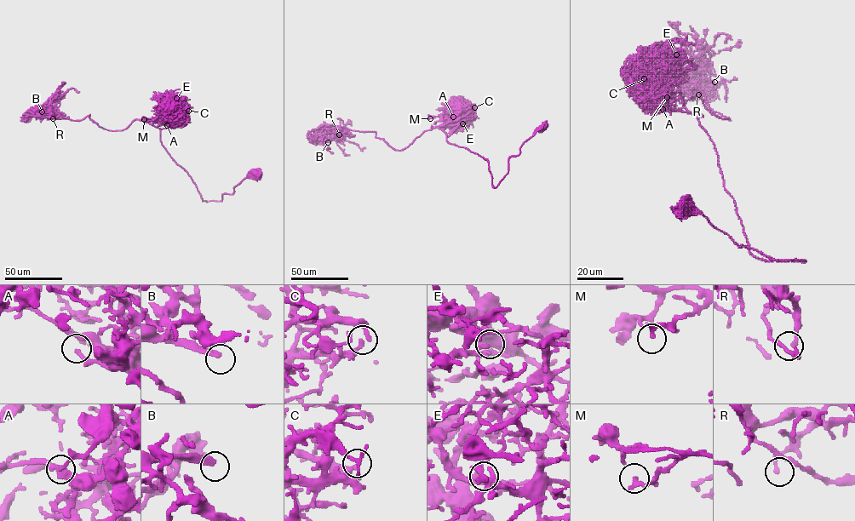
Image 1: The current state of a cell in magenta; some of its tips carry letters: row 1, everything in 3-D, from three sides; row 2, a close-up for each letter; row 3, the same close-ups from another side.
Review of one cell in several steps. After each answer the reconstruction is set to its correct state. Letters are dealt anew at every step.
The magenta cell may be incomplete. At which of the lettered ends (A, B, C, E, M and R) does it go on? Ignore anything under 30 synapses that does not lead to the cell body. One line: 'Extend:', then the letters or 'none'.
Extend: B

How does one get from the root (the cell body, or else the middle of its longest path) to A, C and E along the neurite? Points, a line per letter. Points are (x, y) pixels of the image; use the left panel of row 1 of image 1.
A: (255, 173), (221, 200), (203, 201), (152, 120), (163, 119), (167, 125)
C: (255, 173), (221, 200), (203, 201), (160, 140), (160, 129), (181, 124), (180, 111), (188, 111)
E: (255, 173), (221, 200), (203, 201), (160, 140), (161, 129), (184, 122), (172, 100), (176, 98)

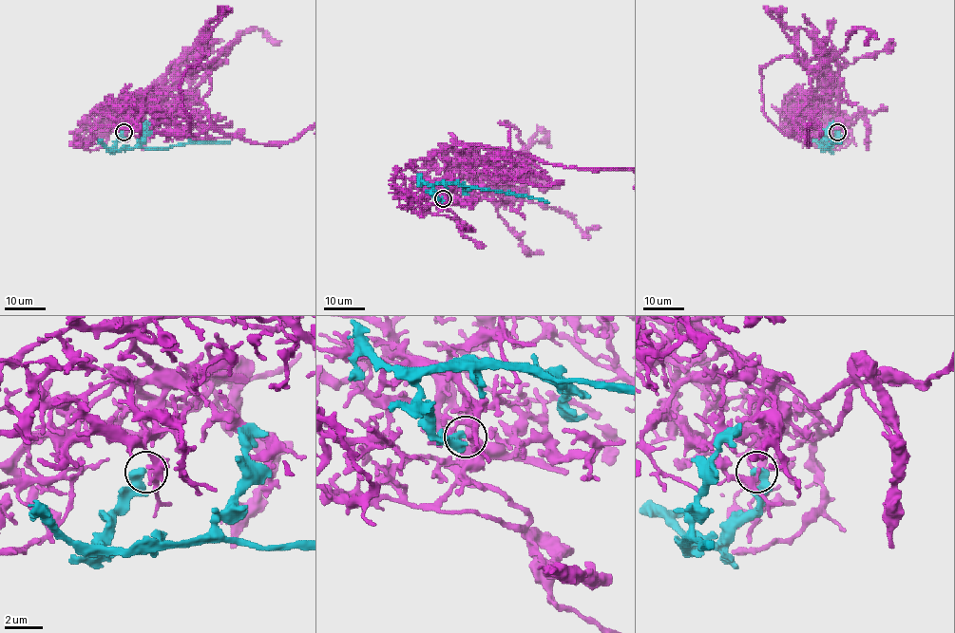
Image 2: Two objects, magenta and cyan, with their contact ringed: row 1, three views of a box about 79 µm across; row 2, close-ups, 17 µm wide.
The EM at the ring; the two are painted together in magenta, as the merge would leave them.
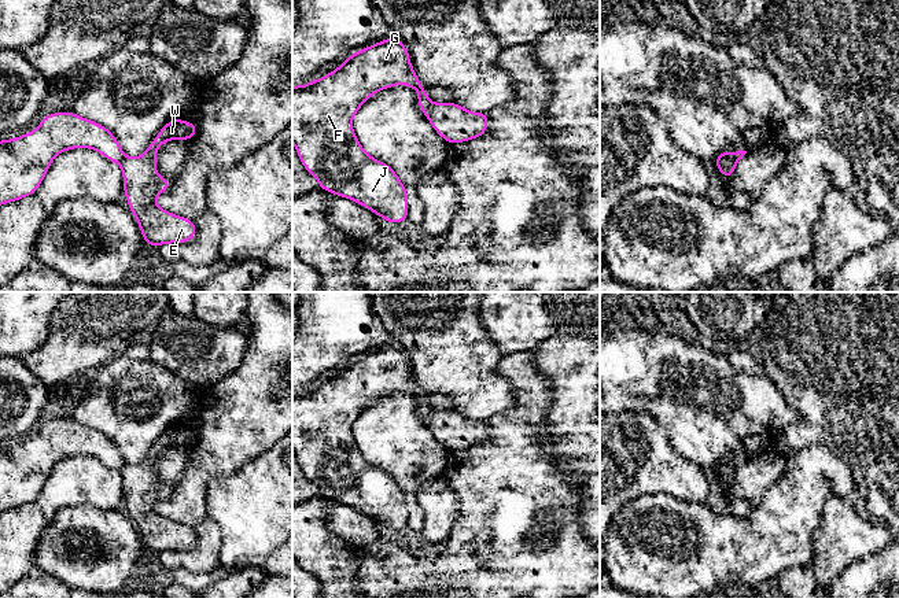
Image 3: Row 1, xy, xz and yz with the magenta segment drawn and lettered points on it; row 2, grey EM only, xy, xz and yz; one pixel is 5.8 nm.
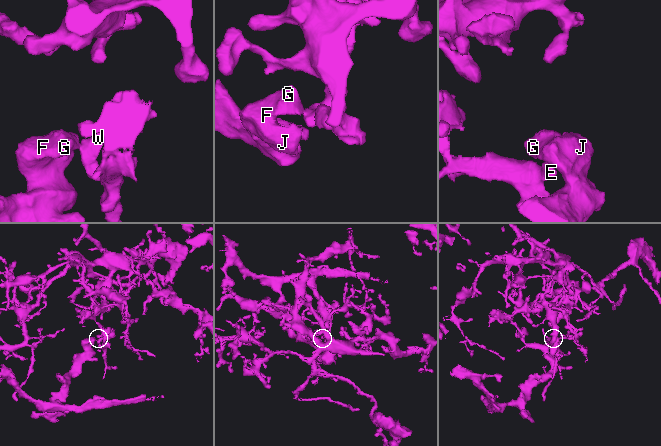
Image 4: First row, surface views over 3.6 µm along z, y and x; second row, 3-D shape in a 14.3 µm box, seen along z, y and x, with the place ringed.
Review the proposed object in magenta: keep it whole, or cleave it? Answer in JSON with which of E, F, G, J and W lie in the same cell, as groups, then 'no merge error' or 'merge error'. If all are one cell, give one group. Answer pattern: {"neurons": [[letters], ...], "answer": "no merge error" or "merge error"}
{"neurons": [["E", "W"], ["F", "G", "J"]], "answer": "merge error"}

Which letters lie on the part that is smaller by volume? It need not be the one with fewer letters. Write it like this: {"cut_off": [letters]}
{"cut_off": ["F", "G", "J"]}

